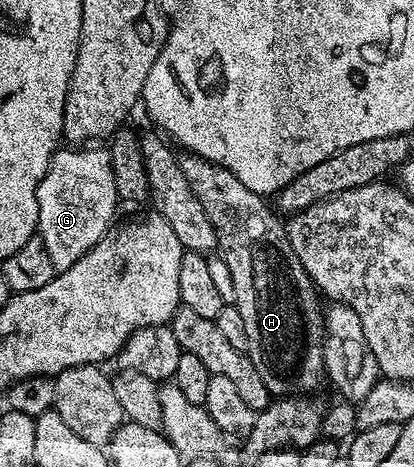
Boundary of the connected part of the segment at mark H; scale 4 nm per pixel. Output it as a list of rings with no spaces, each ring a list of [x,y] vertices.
[[[186,153],[181,158],[183,176],[187,176],[187,184],[191,184],[191,192],[199,196],[199,204],[203,204],[203,212],[207,212],[207,220],[215,228],[217,250],[220,258],[227,264],[227,272],[231,272],[233,281],[232,301],[237,307],[239,316],[243,316],[243,325],[247,328],[247,344],[245,350],[251,364],[255,364],[255,372],[267,384],[273,396],[303,396],[316,388],[321,381],[326,381],[327,355],[323,345],[323,306],[317,303],[319,291],[313,285],[310,271],[303,268],[299,256],[291,248],[291,240],[285,231],[285,222],[268,206],[266,199],[260,194],[251,192],[247,184],[239,181],[231,171],[199,158],[196,154]]]

